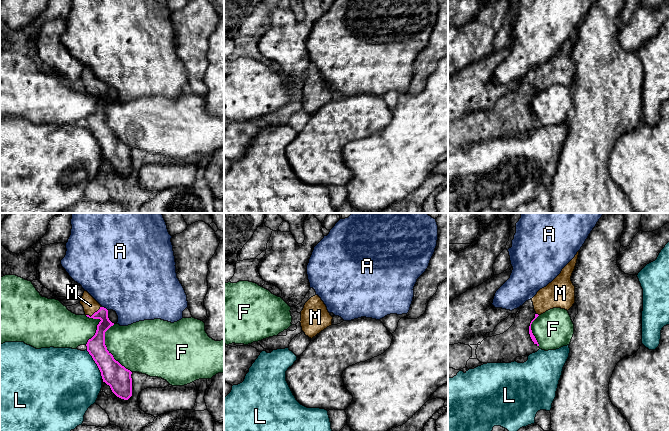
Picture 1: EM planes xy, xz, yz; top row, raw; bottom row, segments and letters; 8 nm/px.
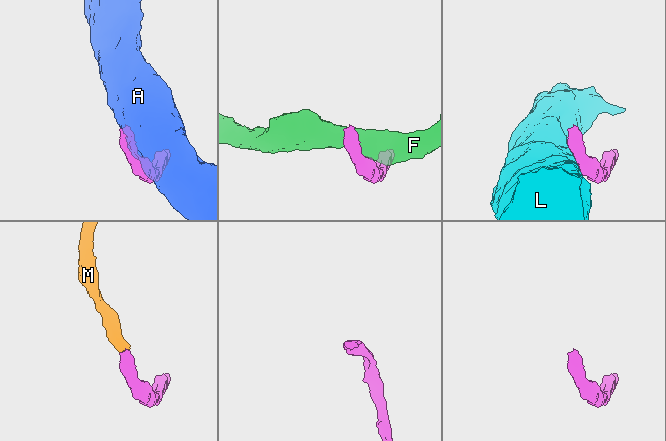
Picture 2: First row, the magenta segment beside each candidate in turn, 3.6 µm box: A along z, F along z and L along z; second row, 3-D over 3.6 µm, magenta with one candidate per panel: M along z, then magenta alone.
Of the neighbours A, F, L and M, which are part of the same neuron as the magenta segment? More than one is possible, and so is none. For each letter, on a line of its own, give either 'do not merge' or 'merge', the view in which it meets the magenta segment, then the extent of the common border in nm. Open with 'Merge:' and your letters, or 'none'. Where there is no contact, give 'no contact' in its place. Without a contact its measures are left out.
Merge: M
A: do not merge; contact in xy; length 60 nm
F: do not merge; contact in xy; length 420 nm
L: do not merge; contact in xy; length 260 nm
M: merge; contact in xy; length 150 nm

